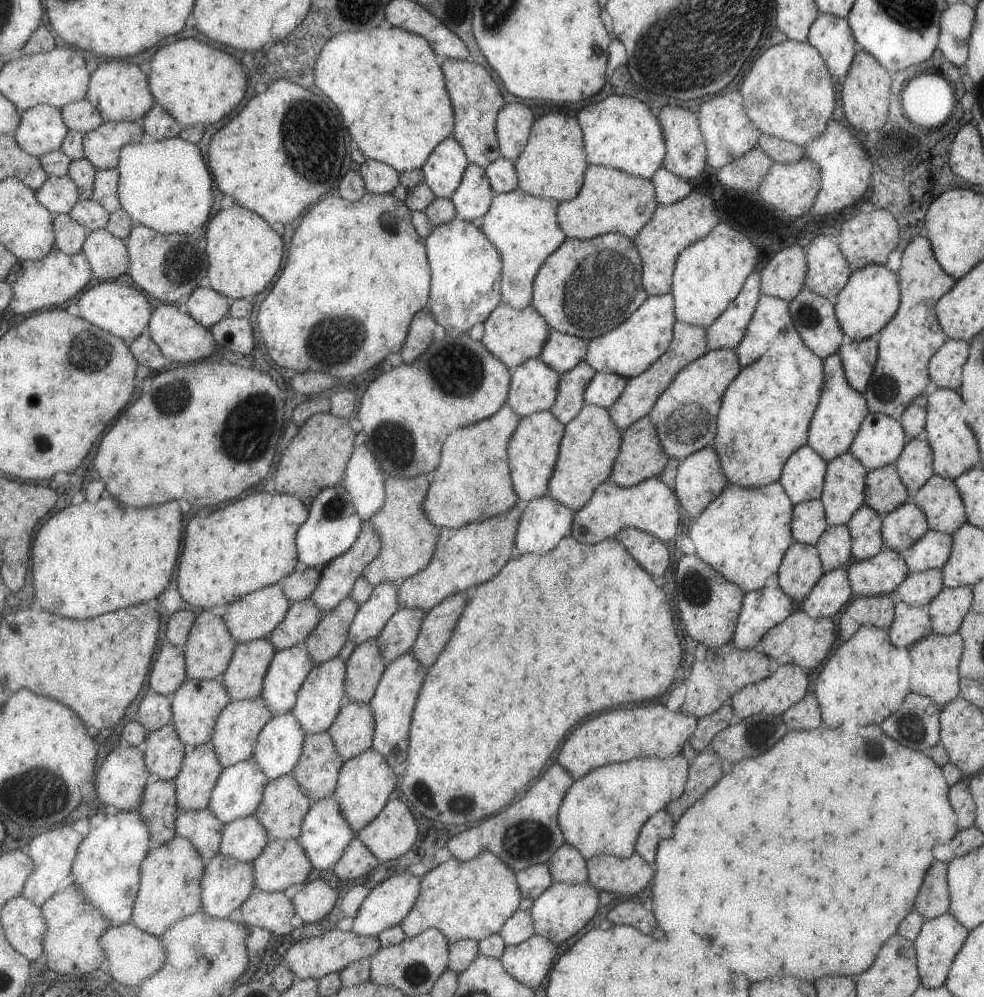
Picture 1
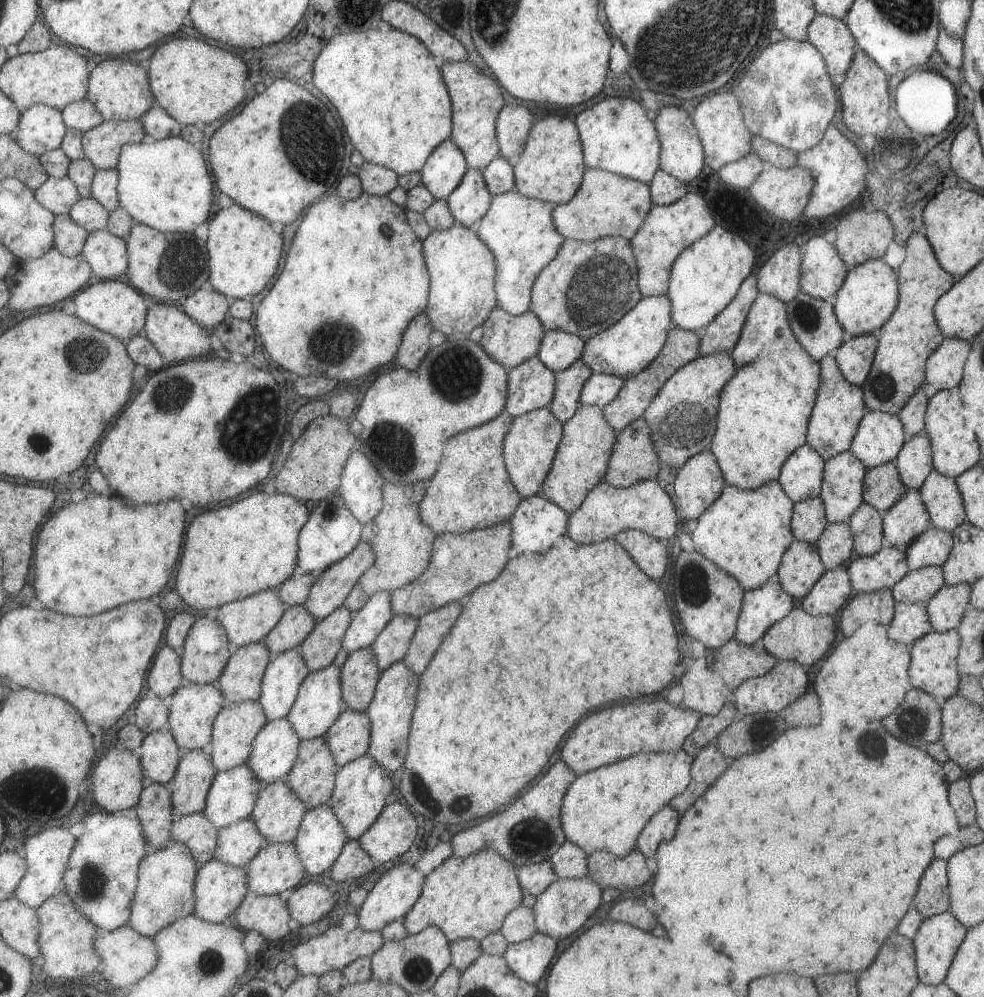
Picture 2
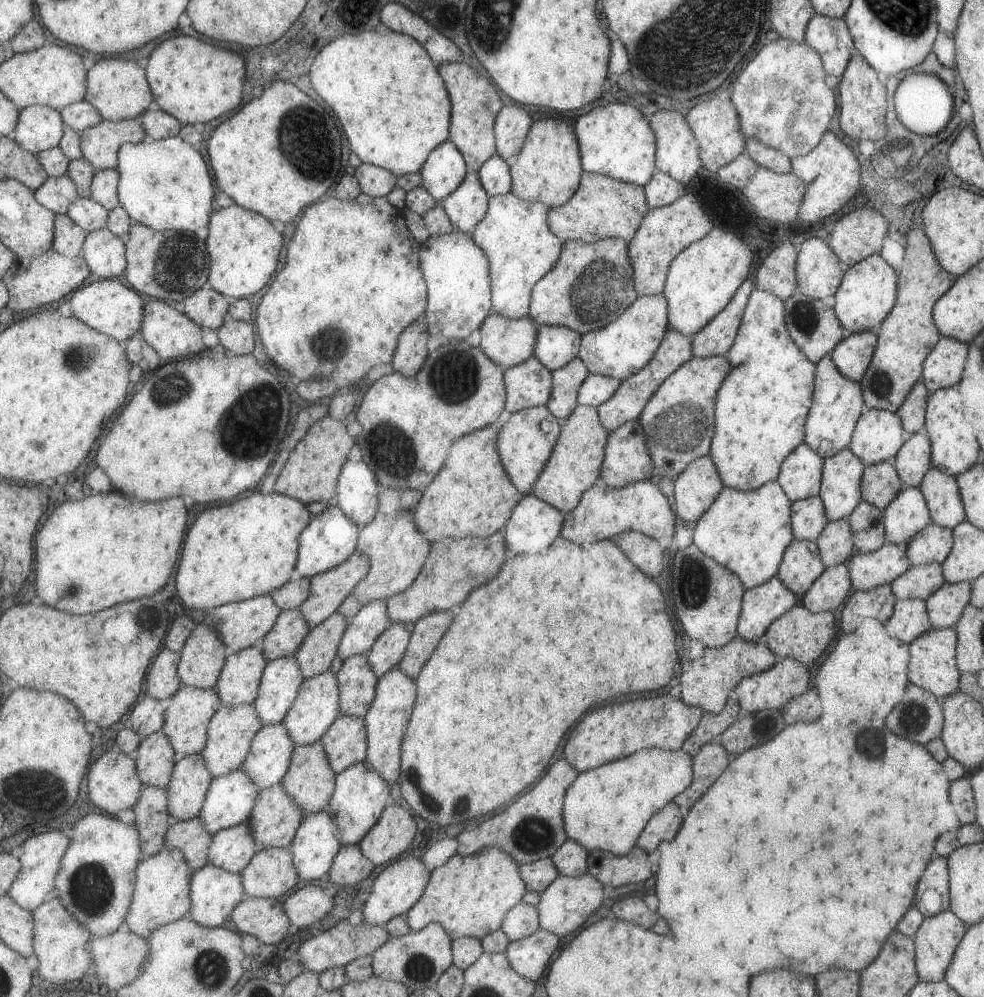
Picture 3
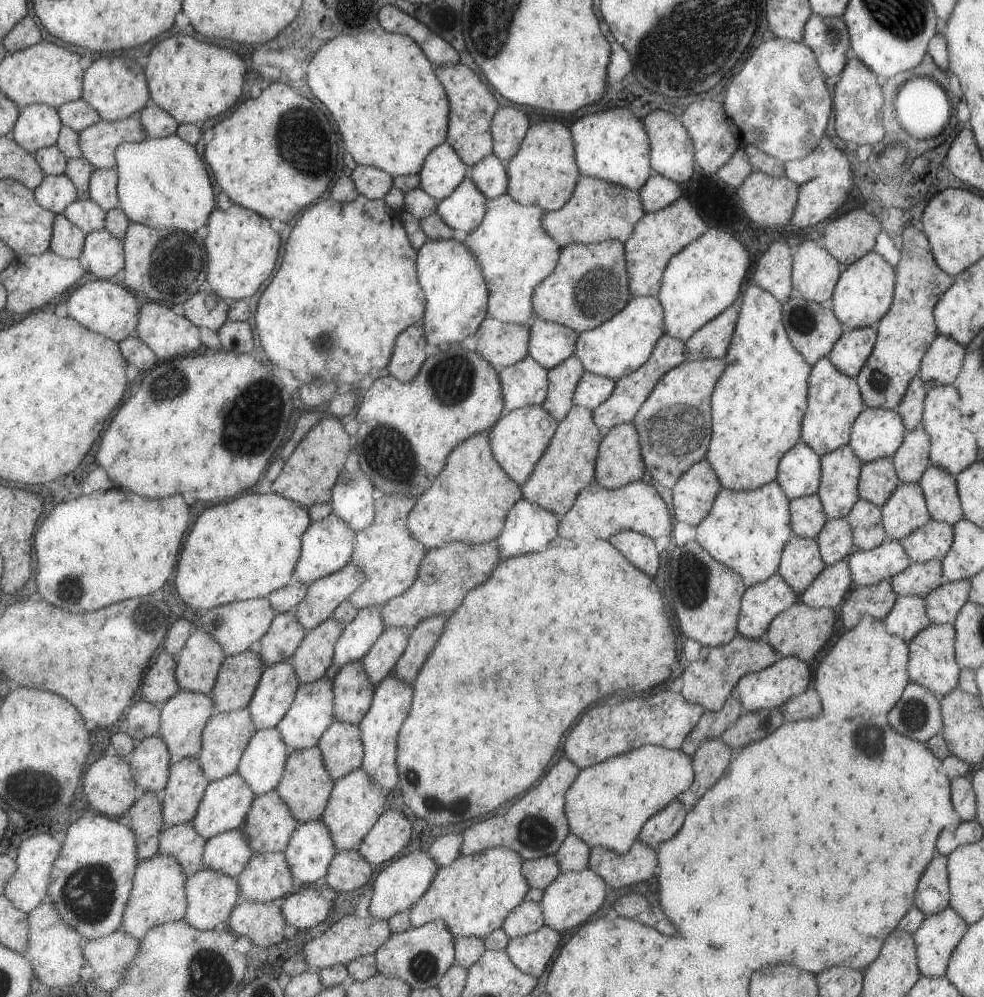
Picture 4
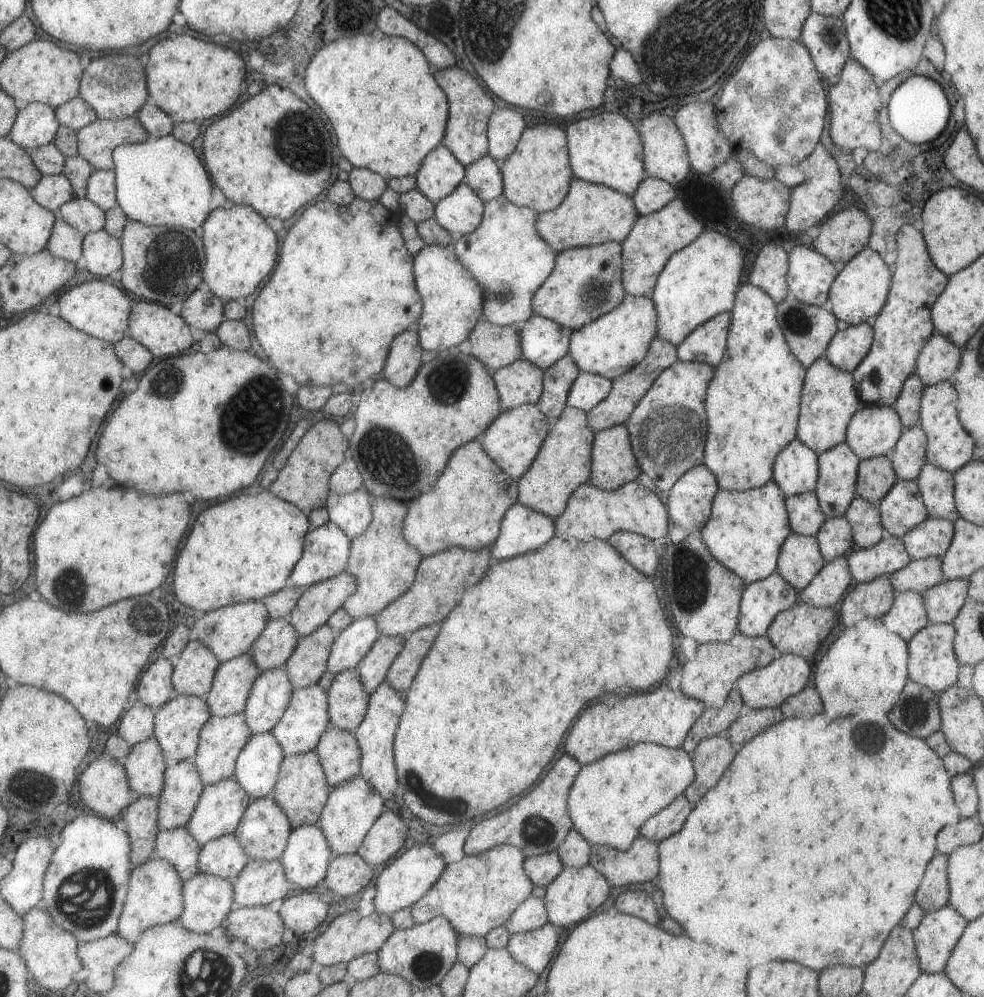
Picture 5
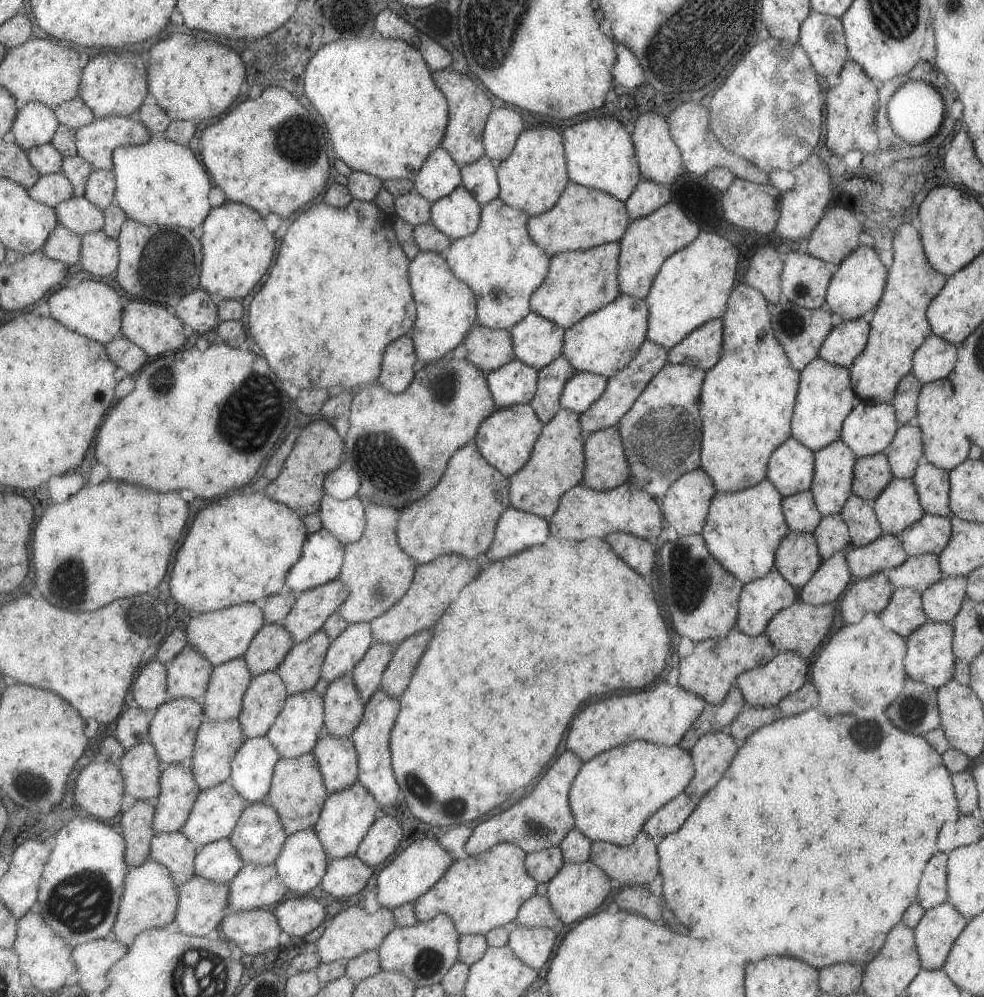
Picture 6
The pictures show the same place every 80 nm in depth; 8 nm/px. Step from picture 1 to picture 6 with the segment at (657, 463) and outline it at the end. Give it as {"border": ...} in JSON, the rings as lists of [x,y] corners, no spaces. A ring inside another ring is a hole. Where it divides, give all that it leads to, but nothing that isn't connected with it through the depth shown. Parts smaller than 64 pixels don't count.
{"border":[[[617,426],[592,432],[584,438],[581,483],[585,487],[606,491],[627,482],[629,478],[630,468]]]}

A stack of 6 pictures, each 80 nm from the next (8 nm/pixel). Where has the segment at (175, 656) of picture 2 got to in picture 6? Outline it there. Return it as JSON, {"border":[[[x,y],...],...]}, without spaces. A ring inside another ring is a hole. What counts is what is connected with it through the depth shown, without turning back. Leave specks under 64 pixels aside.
{"border":[[[151,655],[134,682],[133,703],[154,713],[171,698],[168,691],[168,665]]]}

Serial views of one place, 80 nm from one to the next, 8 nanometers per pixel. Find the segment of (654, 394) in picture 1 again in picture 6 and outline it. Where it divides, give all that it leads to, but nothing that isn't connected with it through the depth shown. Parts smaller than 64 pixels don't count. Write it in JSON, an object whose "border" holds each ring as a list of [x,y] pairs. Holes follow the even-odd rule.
{"border":[[[646,338],[639,345],[639,350],[627,363],[627,366],[607,379],[603,394],[600,394],[600,397],[593,401],[593,404],[587,410],[579,414],[578,421],[584,438],[592,432],[617,426],[620,418],[627,412],[628,408],[631,408],[651,377],[655,376],[655,373],[667,362],[668,349],[660,347],[657,343],[653,343]]]}

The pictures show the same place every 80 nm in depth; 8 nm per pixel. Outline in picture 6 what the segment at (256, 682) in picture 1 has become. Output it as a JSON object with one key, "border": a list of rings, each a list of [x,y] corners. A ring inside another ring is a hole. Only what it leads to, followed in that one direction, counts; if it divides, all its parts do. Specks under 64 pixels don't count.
{"border":[[[245,657],[215,666],[207,698],[202,706],[207,718],[214,721],[238,719],[253,679],[254,673]]]}

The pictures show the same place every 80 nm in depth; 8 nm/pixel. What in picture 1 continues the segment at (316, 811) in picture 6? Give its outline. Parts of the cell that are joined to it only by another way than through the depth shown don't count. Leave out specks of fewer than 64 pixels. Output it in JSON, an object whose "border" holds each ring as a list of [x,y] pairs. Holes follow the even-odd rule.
{"border":[[[329,730],[306,733],[305,748],[293,775],[313,804],[319,799],[335,795],[340,772],[346,760],[338,751]]]}

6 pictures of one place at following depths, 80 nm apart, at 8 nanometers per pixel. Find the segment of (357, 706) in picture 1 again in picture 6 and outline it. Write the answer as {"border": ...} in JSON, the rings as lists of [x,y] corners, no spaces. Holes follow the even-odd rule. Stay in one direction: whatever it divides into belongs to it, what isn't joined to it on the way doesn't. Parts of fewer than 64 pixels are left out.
{"border":[[[324,732],[313,753],[318,757],[318,763],[330,793],[349,789],[360,780],[360,758],[351,737],[343,738],[335,736],[331,732]]]}

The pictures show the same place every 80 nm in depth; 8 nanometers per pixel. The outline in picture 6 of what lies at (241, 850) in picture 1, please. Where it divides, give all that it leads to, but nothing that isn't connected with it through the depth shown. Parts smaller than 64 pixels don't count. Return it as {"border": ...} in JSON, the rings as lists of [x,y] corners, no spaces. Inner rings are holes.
{"border":[[[224,838],[203,847],[196,858],[199,877],[229,884],[246,865],[239,849],[230,838]]]}

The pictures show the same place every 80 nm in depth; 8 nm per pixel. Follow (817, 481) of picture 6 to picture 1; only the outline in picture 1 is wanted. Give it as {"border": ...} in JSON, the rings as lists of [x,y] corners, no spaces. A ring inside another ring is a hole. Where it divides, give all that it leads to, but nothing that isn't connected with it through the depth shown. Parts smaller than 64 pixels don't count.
{"border":[[[849,452],[826,462],[820,501],[827,525],[845,525],[864,503],[866,468]]]}

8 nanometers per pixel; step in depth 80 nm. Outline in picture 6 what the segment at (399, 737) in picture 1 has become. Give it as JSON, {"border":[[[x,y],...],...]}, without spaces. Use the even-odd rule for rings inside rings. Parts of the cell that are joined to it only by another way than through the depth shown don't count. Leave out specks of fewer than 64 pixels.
{"border":[[[379,689],[366,703],[366,711],[362,723],[352,734],[360,758],[360,780],[376,796],[380,806],[396,806],[402,799],[398,777],[392,765],[392,734],[400,715],[402,704],[400,699],[388,695]]]}

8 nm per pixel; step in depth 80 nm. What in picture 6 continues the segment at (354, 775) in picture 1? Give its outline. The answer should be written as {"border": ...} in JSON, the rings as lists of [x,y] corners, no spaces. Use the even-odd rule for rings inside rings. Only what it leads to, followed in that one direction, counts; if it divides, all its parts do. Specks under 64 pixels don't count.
{"border":[[[361,781],[344,791],[330,793],[319,822],[315,825],[328,855],[342,859],[358,854],[360,844],[366,839],[373,823],[380,817],[380,804],[376,796]]]}

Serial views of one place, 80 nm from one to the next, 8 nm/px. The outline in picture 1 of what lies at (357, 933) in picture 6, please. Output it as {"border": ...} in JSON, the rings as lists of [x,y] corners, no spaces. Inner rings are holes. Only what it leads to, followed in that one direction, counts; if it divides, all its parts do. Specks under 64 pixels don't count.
{"border":[[[334,928],[318,937],[295,943],[284,954],[283,962],[289,966],[299,980],[310,978],[319,980],[331,973],[340,973],[359,959],[373,958],[382,947],[378,937],[364,937],[353,930],[342,932]]]}

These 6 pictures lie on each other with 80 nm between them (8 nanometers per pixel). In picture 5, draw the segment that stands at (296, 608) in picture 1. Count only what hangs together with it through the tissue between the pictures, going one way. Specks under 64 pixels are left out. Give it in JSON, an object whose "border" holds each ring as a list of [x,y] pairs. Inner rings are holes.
{"border":[[[271,618],[266,630],[255,641],[251,654],[263,671],[285,667],[302,637],[289,618]]]}

